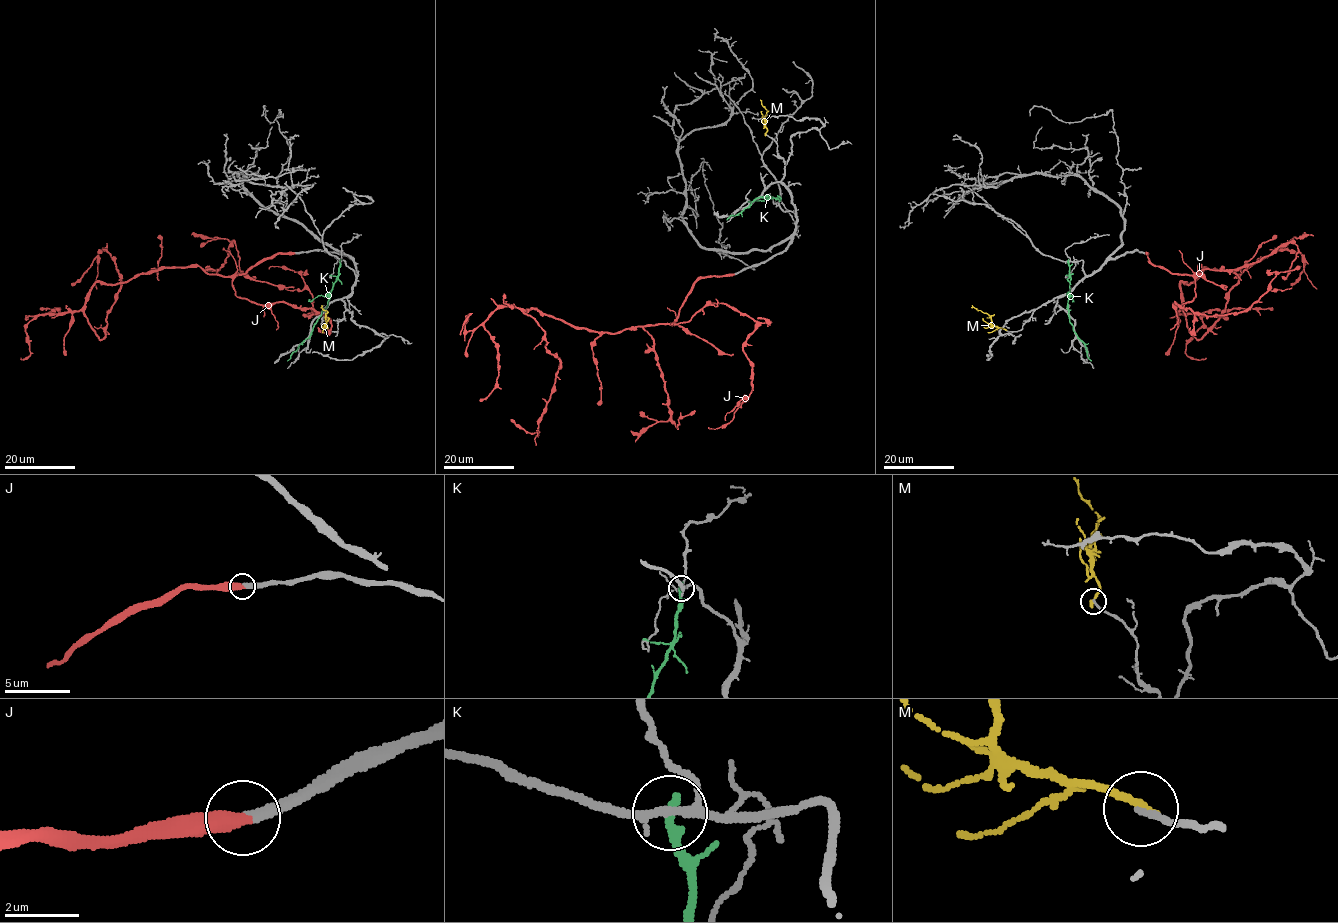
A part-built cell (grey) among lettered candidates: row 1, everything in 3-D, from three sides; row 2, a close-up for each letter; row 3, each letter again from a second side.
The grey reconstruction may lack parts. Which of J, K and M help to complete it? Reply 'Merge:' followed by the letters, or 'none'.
Merge: J

